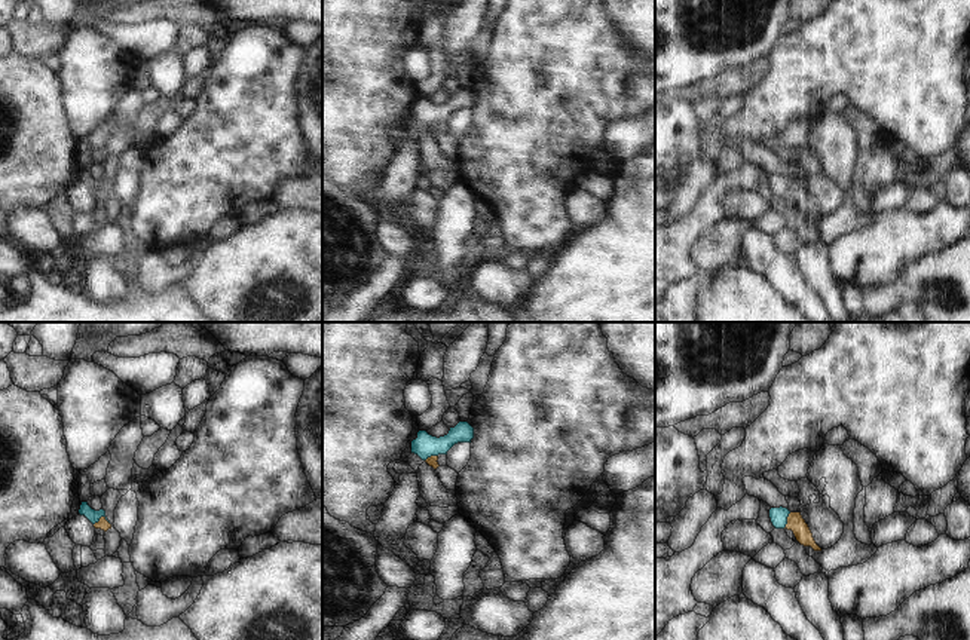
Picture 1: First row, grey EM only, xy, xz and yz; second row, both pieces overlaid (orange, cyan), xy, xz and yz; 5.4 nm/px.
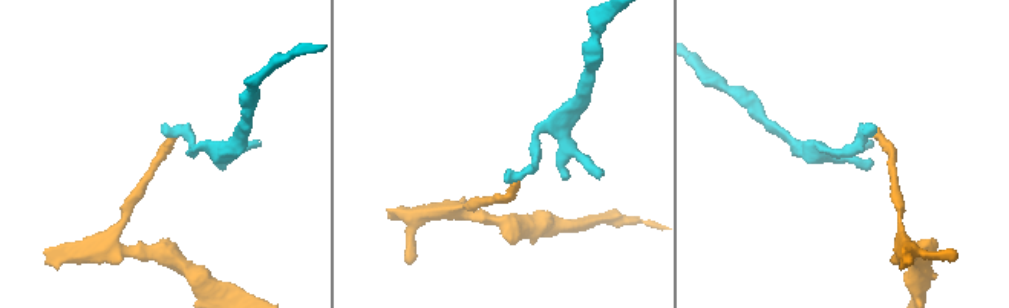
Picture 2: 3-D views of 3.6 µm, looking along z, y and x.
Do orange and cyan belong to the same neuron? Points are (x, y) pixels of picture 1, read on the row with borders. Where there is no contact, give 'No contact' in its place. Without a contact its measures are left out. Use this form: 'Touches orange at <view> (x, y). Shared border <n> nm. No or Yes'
Touches orange at xy (101, 517). Shared border 90 nm. No.

